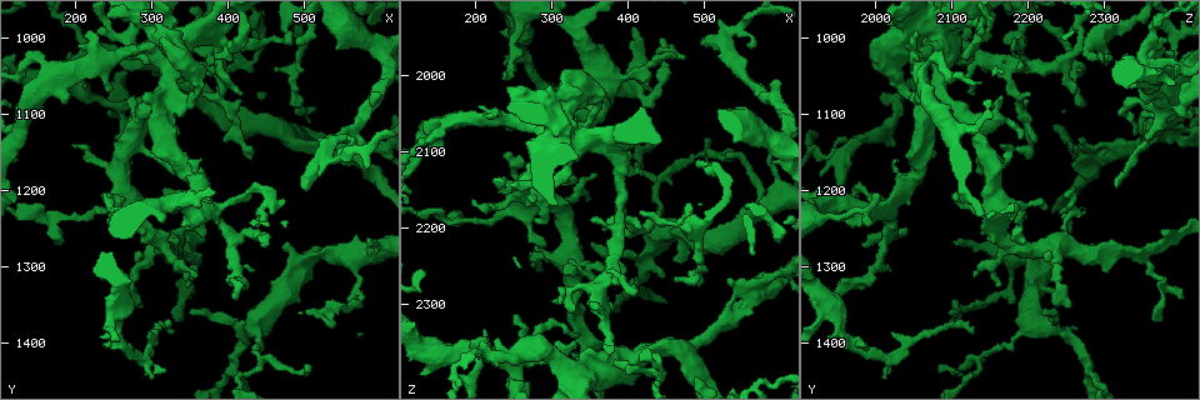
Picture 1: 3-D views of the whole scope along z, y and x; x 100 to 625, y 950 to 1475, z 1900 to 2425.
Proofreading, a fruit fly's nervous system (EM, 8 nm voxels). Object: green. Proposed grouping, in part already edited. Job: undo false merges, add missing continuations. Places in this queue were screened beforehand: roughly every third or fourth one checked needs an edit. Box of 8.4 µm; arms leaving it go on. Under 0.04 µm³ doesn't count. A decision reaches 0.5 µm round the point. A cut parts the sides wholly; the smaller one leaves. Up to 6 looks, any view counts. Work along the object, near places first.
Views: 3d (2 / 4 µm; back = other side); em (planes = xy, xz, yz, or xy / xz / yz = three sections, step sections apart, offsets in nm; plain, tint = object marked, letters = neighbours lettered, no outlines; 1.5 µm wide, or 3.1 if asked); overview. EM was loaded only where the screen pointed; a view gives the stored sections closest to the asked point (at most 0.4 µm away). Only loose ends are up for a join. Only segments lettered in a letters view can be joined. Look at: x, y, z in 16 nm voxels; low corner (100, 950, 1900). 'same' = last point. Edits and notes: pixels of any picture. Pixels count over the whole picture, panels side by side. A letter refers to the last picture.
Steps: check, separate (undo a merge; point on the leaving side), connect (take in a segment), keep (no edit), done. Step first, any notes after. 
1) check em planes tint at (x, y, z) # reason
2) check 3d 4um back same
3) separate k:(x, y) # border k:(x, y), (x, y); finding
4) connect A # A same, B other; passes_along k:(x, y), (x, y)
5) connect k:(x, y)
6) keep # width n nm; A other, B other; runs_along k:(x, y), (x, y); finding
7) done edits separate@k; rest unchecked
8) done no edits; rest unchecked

check em yz step 8 tint at (475, 1125, 2360) # arms run side by side

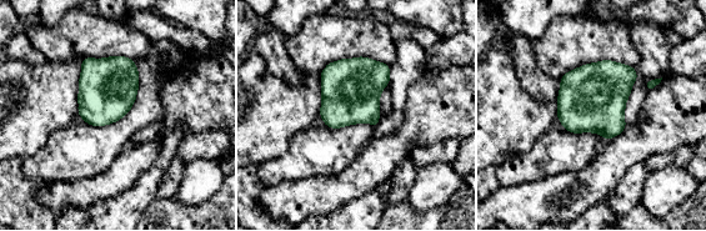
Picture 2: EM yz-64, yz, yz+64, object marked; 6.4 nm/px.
check em planes letters same

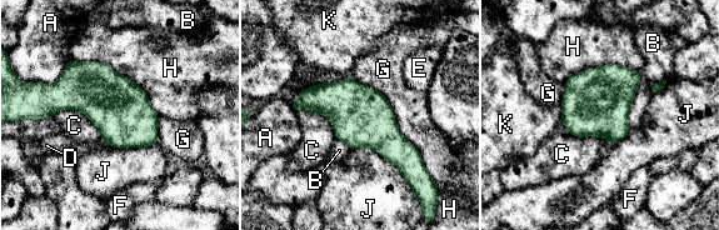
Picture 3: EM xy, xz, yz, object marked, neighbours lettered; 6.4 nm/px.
keep # longest_contact G 800 nm; A other, B other, C other, D other, E other, F other, G other, H other, J other, K other; continuous, no second cell

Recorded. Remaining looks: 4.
check 3d 2um at (215, 1010, 2360) # abrupt turn

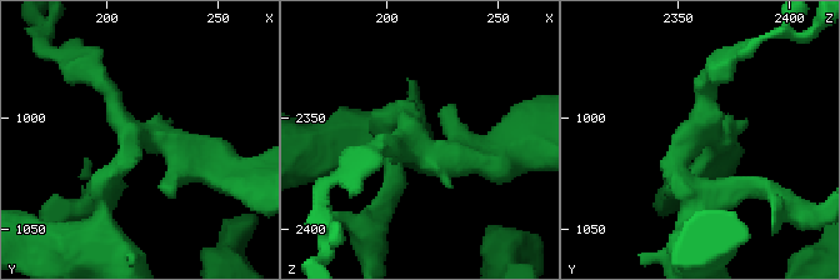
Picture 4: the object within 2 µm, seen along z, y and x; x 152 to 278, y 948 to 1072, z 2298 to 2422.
check em planes tint at (213, 1007, 2361) # now the EM

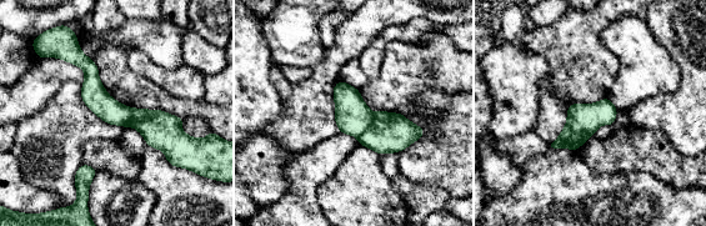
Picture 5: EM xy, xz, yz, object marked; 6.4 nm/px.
check em planes letters same

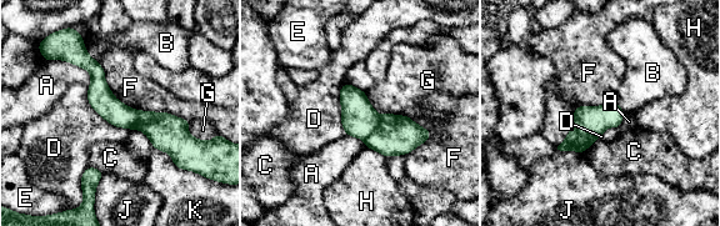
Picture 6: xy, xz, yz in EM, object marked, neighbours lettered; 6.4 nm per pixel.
separate 6:(395, 135) # A other, B other, C other, D other, E other, F other, G other, H other, J other, K other; border 6:(380, 115), (378, 126), (364, 140); two cells meet here

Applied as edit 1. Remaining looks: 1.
check em planes letters at (335, 1370, 2365) # tapers out

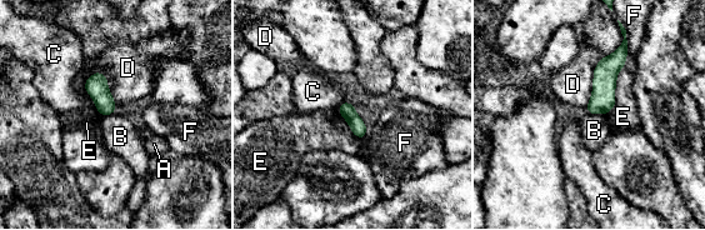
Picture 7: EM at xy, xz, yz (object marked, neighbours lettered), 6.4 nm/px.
keep # width 100 nm; A other, B other, C other, D other, E other, F other; runs_along 7:(624, 45), (590, 109); no lettered segment goes on from it

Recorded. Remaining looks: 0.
done edits separate@6; rest unchecked

